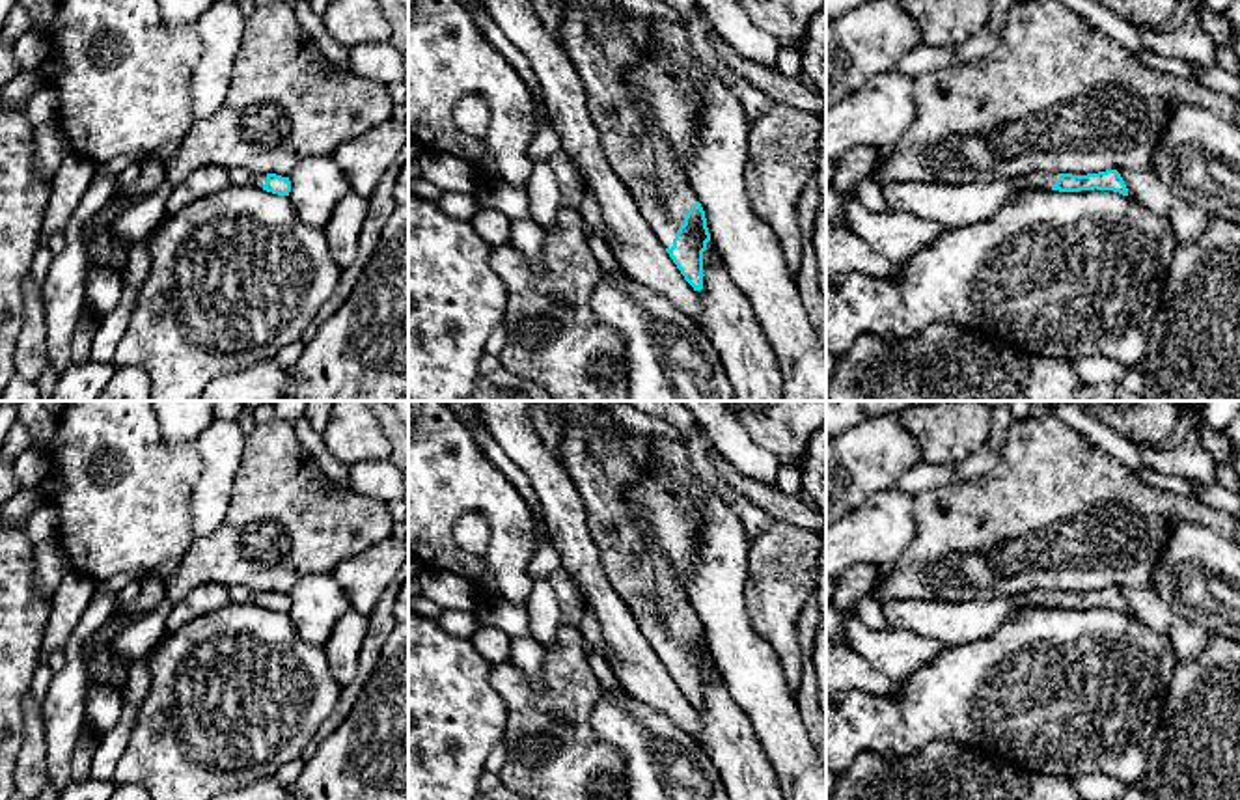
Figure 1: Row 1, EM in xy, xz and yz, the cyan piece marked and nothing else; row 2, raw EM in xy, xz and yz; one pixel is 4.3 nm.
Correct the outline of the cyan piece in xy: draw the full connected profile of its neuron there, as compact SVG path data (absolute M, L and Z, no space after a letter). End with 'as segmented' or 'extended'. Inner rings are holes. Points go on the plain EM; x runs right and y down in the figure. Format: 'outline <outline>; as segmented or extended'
outline M231 586L227 587L231 602L237 604L255 604L278 614L289 614L291 599L289 595L282 595L276 591L255 591L246 586Z; extended

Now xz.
outline M561 401L531 403L544 405L563 423L559 459L580 492L612 587L630 608L684 697L701 709L703 669L710 658L705 628L671 561L651 531L628 517L625 492L638 481L632 457L621 438L572 423Z; extended

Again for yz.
outline M1106 587L1087 593L1033 589L1022 595L1014 595L1013 599L1020 606L1033 608L1080 610L1096 606L1128 614L1128 606L1117 587Z; extended

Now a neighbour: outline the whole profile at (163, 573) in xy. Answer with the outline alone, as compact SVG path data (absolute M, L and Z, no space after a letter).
M170 563L170 565L160 565L155 571L147 571L142 574L117 574L114 578L97 582L95 593L108 593L108 591L117 593L127 584L142 582L144 578L149 578L149 576L158 578L162 584L166 584L172 578L175 569L177 569L177 563Z

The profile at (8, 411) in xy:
M17 401L0 403L0 448L11 427L19 425L19 405Z

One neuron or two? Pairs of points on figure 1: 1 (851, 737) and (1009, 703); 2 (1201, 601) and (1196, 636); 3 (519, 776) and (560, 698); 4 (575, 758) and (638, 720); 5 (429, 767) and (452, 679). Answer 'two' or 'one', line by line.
1: one
2: two
3: one
4: two
5: one

